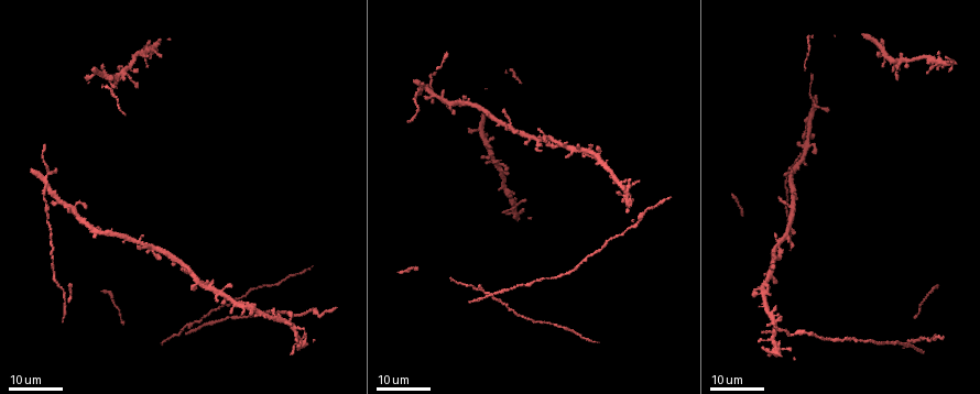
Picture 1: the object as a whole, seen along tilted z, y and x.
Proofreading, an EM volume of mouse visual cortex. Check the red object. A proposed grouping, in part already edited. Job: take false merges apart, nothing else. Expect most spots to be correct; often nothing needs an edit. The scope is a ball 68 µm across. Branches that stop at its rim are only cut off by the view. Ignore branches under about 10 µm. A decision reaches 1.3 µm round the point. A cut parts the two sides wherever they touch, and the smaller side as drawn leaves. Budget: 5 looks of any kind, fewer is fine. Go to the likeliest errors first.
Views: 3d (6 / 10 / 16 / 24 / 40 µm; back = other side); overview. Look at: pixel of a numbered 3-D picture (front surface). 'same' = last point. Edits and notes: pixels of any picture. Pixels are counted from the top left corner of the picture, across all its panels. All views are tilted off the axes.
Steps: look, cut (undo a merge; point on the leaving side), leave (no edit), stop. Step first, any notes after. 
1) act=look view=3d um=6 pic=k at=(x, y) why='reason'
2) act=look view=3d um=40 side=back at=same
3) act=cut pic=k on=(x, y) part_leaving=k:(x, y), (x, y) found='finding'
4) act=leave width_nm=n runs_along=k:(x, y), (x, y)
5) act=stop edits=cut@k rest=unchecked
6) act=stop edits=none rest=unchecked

act=look view=3d um=16 pic=1 at=(568, 146) why='two arms in line, one across'

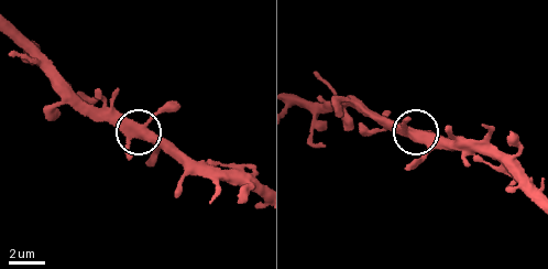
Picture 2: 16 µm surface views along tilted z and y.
act=look view=3d um=10 pic=2 at=(139, 128) why='zoom in'

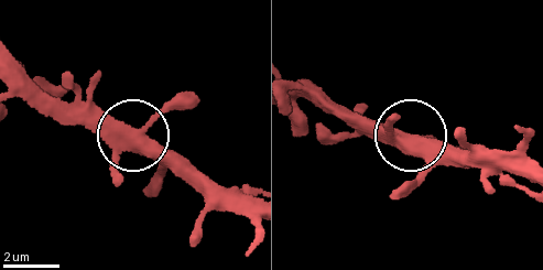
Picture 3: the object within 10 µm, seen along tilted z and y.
act=leave width_nm=430 runs_along=3:(120, 148), (141, 134), (193, 188) found='one neuron here'

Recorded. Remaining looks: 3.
act=look view=3d um=16 pic=1 at=(49, 188) why='calibre changes'

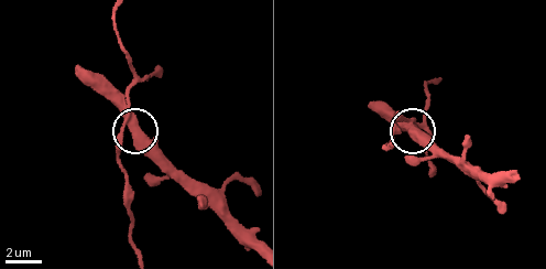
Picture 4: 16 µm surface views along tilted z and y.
act=look view=3d um=10 pic=4 at=(139, 125)

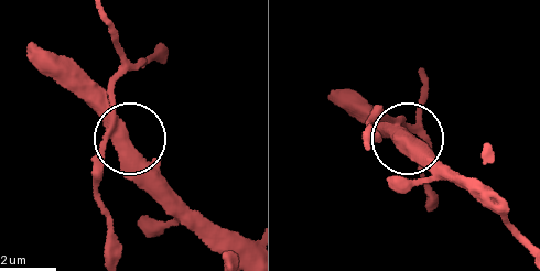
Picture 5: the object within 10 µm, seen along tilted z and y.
act=leave width_nm=480 runs_along=5:(475, 186), (364, 108) found='one neuron here'

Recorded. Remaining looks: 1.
act=stop edits=none rest=unchecked

